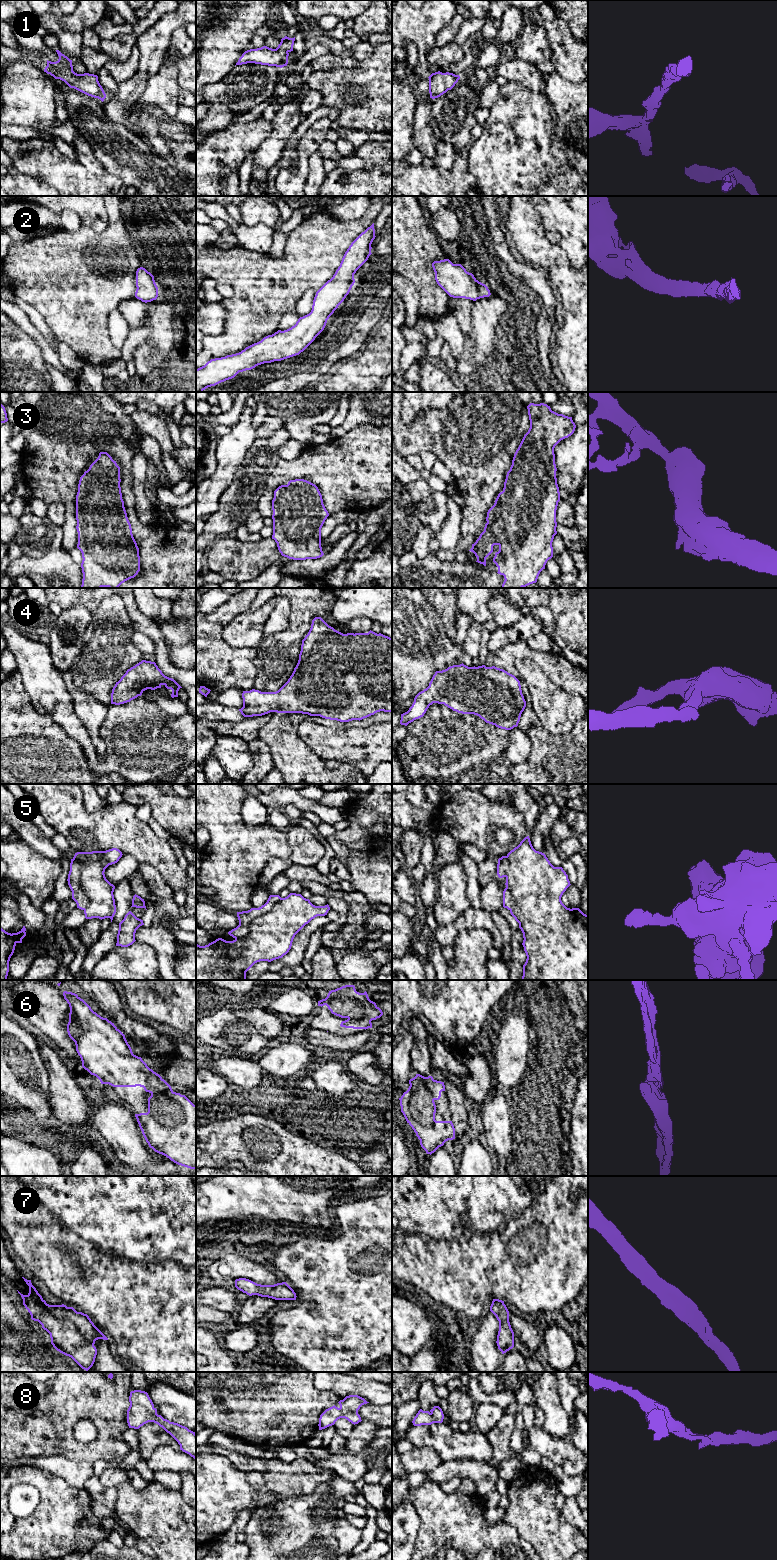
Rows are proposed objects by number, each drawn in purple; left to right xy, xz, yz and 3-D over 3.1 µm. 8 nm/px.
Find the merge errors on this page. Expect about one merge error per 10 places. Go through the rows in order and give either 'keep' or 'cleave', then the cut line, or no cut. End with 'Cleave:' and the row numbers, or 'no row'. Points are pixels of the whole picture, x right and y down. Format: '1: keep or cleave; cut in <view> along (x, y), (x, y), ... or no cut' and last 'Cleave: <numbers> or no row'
1: keep; no cut
2: keep; no cut
3: keep; no cut
4: keep; no cut
5: cleave; cut in xz along (281, 898), (252, 920), (245, 936), (235, 939)
6: keep; no cut
7: keep; no cut
8: keep; no cut
Cleave: 5

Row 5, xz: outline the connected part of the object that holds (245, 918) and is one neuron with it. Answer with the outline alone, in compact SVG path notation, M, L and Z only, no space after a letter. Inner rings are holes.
M270 895L267 902L259 908L237 912L239 925L228 932L233 938L244 938L250 933L250 924L258 916L268 913L281 900L279 895Z

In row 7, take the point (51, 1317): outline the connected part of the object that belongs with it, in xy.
M22 1277L29 1286L27 1295L18 1293L23 1299L23 1305L31 1315L31 1319L38 1321L44 1330L50 1334L51 1344L60 1353L71 1357L82 1369L88 1371L94 1364L97 1349L94 1346L98 1339L108 1338L94 1325L87 1314L77 1312L73 1307L66 1305L49 1305L32 1285L31 1280Z

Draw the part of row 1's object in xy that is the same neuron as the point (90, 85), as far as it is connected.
M56 50L59 59L56 62L47 60L47 66L44 72L50 74L55 79L64 81L70 88L74 88L88 96L98 98L102 102L106 94L98 81L98 76L84 73L77 74L73 71L72 60Z

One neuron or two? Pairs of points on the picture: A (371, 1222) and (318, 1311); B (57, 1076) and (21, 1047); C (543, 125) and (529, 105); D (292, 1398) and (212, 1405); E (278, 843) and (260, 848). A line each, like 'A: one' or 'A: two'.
A: one
B: two
C: one
D: one
E: one

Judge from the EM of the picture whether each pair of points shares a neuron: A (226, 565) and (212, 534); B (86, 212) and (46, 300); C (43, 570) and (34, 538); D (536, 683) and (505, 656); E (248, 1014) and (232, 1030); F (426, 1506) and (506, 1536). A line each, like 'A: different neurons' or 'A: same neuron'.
A: different neurons
B: different neurons
C: different neurons
D: different neurons
E: different neurons
F: same neuron

